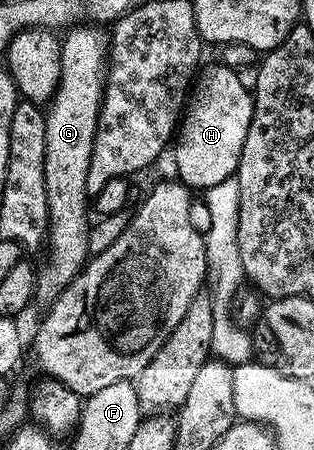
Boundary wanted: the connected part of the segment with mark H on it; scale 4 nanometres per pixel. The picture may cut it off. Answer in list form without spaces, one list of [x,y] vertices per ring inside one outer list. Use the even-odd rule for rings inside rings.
[[[216,62],[209,68],[201,67],[195,77],[194,91],[189,93],[172,148],[177,177],[189,186],[194,184],[194,166],[222,166],[232,170],[240,160],[253,108],[253,93],[248,84],[240,81],[240,76],[237,69]]]

